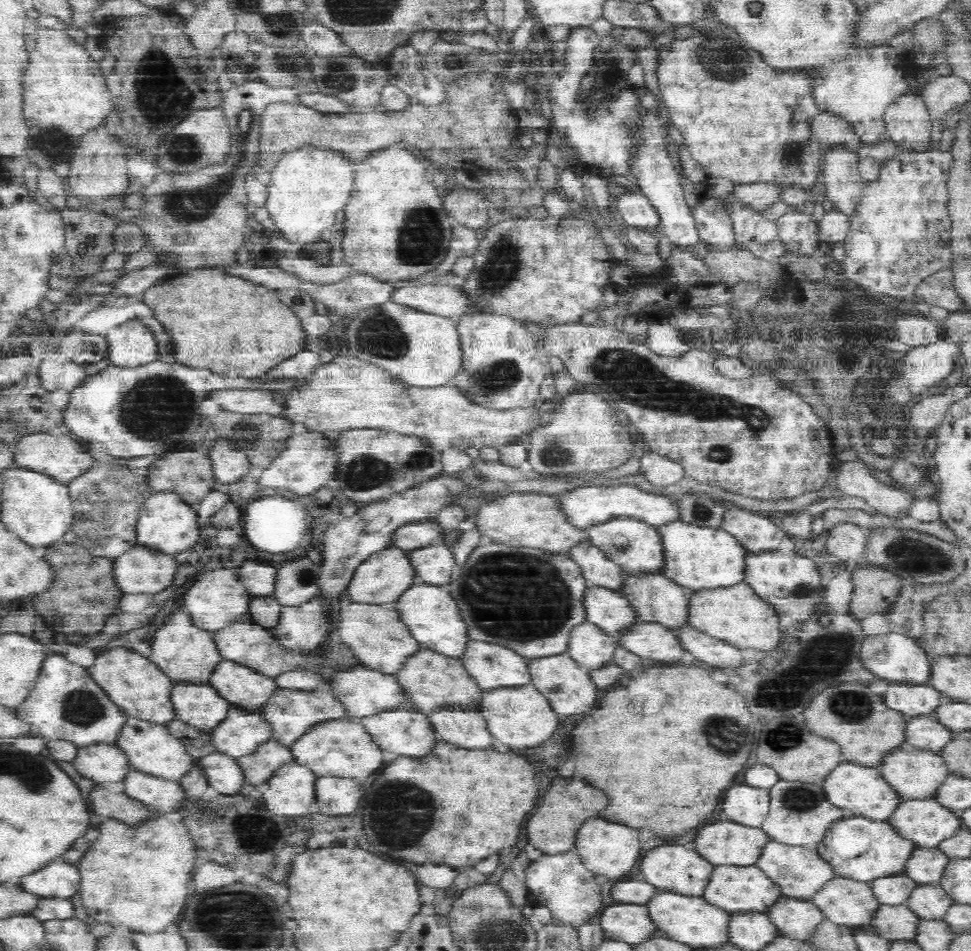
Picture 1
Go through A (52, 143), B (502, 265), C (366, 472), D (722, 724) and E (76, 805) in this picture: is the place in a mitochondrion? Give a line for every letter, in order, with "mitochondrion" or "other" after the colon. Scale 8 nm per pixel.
A: mitochondrion
B: mitochondrion
C: mitochondrion
D: mitochondrion
E: other

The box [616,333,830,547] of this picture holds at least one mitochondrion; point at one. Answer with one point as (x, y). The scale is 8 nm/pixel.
(720, 452)

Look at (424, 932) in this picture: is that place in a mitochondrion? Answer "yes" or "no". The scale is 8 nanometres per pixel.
no

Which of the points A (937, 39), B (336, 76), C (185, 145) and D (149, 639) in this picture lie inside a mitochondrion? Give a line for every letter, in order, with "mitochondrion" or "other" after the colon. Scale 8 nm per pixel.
A: other
B: mitochondrion
C: mitochondrion
D: other

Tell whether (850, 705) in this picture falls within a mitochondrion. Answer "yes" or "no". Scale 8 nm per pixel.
yes

